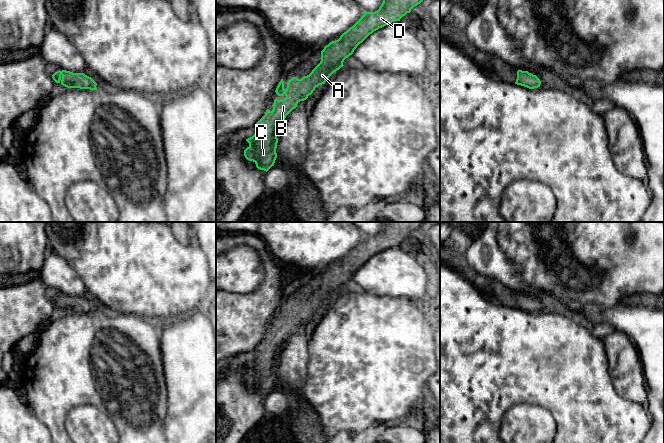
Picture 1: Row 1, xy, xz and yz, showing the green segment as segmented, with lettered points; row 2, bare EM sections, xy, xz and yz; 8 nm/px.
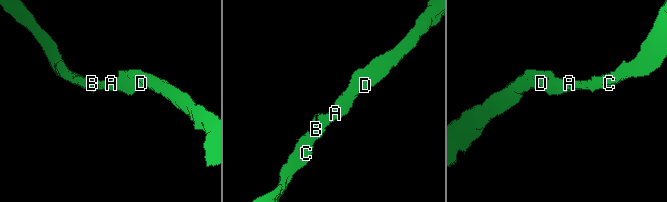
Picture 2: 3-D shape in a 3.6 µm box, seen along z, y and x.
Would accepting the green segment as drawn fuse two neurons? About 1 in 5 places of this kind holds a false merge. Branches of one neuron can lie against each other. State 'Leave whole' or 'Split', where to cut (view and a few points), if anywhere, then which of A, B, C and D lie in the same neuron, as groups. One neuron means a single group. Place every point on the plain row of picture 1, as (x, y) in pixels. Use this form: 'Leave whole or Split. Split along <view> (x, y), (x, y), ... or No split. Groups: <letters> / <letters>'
Leave whole. No split. Groups: A B C D

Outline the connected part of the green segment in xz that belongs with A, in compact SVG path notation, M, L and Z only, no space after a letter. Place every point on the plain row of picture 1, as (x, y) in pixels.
M383 222L383 226L379 233L375 236L364 236L364 239L346 256L344 256L338 264L330 266L321 275L321 285L312 294L312 296L298 303L293 301L287 306L287 312L284 312L284 305L281 303L275 316L278 320L286 320L285 323L275 323L273 327L273 334L266 334L265 339L256 347L256 357L246 363L249 370L244 374L244 380L247 384L253 385L256 391L260 394L268 395L274 390L277 382L276 372L278 367L278 357L284 347L286 340L297 331L300 325L304 325L309 319L313 317L316 311L325 308L328 302L341 291L346 282L353 278L357 270L362 267L374 255L382 252L389 247L400 245L400 243L411 233L423 225L424 222Z

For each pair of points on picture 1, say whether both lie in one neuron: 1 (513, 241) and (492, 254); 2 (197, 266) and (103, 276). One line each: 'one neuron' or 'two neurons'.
1: two neurons
2: one neuron

